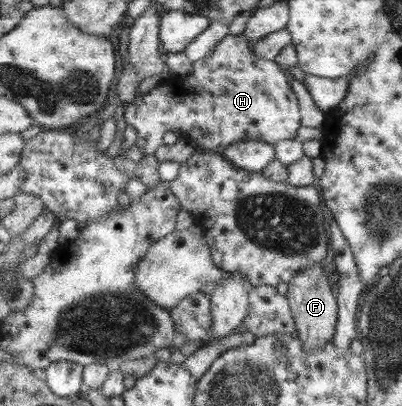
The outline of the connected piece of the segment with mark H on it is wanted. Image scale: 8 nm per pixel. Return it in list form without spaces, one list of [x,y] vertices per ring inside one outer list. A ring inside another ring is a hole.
[[[243,34],[228,35],[211,55],[194,62],[193,71],[185,79],[170,75],[147,94],[138,96],[132,104],[125,106],[122,125],[131,125],[136,130],[136,147],[144,155],[154,156],[158,147],[165,147],[164,136],[169,131],[184,131],[194,148],[198,146],[222,154],[241,141],[276,144],[284,139],[296,138],[301,125],[301,104],[290,86],[289,75],[284,74],[275,60],[259,59],[255,55],[254,45]]]

